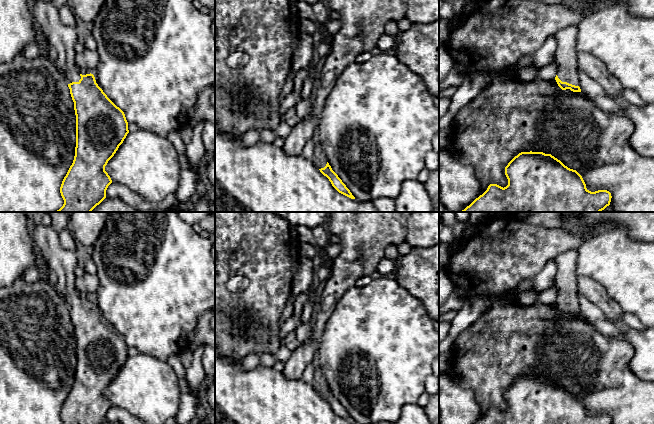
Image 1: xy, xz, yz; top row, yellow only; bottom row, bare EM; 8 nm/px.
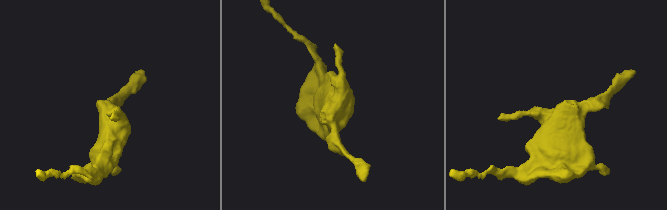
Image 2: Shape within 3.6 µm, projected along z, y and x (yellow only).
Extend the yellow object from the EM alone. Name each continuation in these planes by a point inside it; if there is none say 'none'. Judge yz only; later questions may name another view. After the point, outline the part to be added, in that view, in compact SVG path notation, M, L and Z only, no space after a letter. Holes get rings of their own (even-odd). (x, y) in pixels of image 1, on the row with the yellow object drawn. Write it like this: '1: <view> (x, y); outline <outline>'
1: yz (566, 51); outline M568 26L555 35L557 41L555 57L556 63L559 65L557 76L562 82L575 86L579 86L580 75L576 60L577 34L577 26Z

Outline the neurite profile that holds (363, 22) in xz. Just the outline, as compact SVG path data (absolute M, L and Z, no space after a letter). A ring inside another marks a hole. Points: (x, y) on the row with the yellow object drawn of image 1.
M326 0L330 11L339 13L340 29L332 35L330 53L326 57L325 64L319 72L316 87L313 91L312 110L309 116L301 118L291 129L291 133L285 138L282 146L289 155L301 155L306 142L312 139L325 103L334 88L340 74L347 66L354 63L356 57L364 52L371 52L377 47L380 37L385 33L385 25L388 21L399 21L406 18L408 0Z

